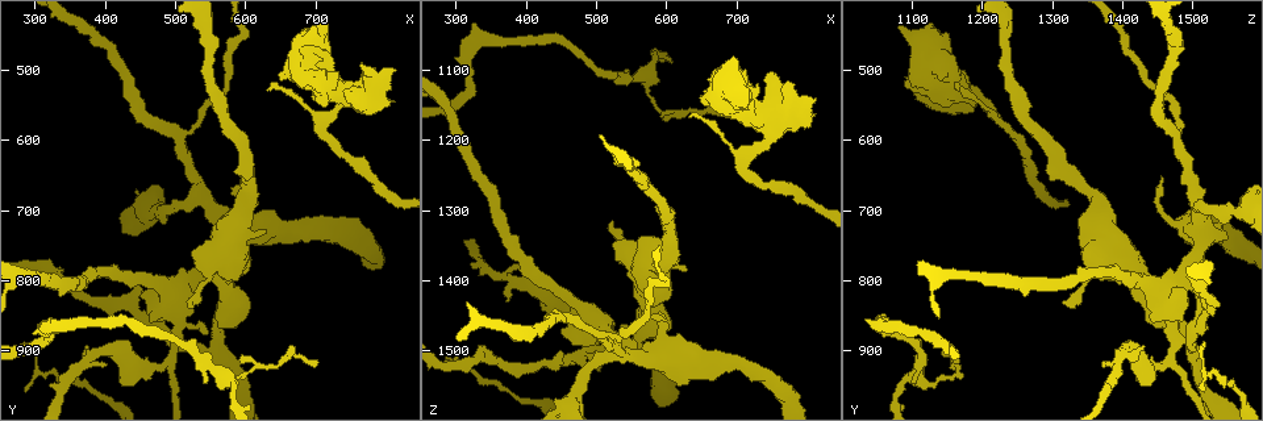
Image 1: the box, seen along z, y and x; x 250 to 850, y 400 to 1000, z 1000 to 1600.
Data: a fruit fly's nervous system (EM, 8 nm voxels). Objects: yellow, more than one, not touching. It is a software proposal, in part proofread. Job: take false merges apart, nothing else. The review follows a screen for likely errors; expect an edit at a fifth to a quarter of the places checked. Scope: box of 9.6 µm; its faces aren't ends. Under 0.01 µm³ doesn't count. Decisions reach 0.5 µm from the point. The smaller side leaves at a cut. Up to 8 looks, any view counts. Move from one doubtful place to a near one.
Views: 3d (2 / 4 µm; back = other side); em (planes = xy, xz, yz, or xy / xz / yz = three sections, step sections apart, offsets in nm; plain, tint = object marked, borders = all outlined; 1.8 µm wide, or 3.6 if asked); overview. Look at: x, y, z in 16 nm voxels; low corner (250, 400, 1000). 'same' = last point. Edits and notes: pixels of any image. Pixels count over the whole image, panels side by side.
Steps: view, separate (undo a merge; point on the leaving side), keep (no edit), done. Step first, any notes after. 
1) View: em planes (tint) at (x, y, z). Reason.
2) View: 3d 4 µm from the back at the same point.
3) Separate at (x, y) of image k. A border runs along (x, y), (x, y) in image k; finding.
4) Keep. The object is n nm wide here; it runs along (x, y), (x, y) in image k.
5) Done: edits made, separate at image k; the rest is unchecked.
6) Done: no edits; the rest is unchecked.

View: em 3.6 µm planes (plain) at (655, 730, 1515).

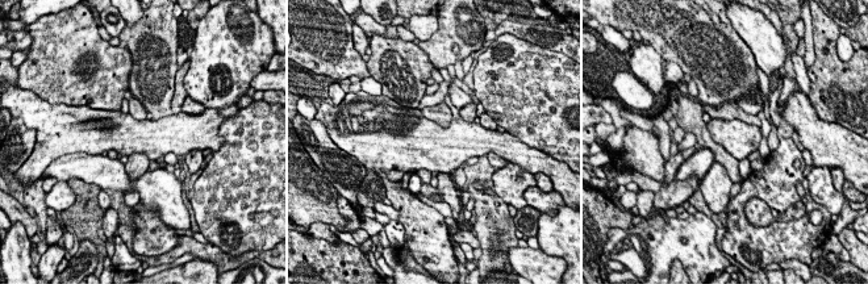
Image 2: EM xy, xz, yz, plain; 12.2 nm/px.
View: em 3.6 µm planes (tint) at the same point. With the object marked.

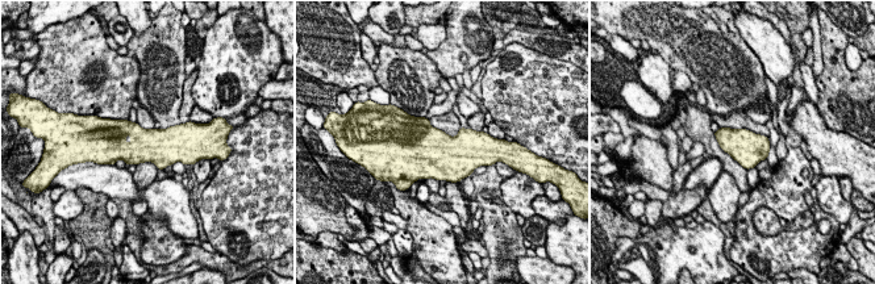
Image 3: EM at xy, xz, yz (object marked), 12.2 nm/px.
Keep. Continuous, no second neuron.

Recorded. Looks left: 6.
View: em xz step 4 (tint) at (535, 805, 1340). Calibre changes.

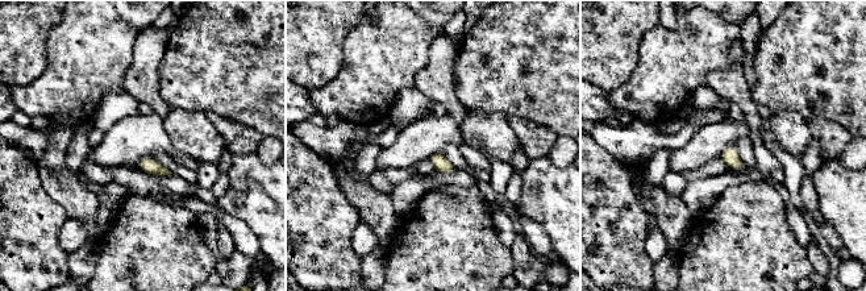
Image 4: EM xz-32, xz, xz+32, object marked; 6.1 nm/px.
View: em planes (tint) at the same point. Cut it another way.

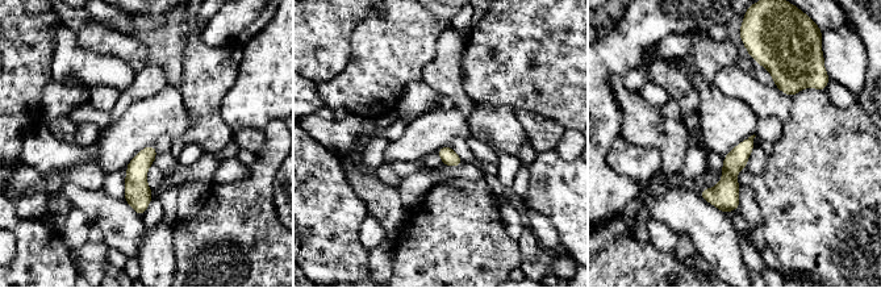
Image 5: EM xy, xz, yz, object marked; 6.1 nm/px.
Keep. The object is 100 nm wide here; all the same neuron.

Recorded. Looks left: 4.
View: 3d 4 µm at (745, 525, 1155).

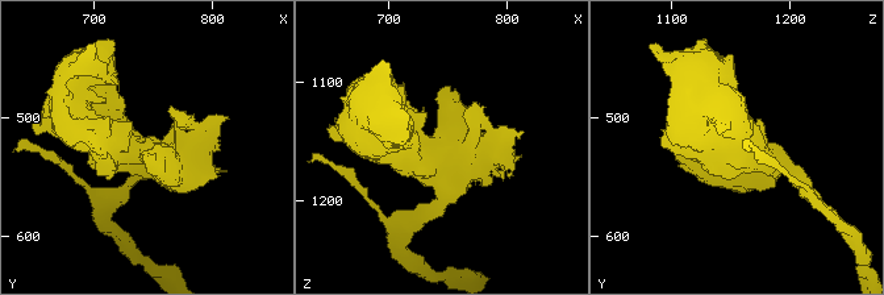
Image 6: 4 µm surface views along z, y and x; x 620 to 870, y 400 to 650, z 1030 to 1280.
View: em 3.6 µm yz step 4 (tint) at (746, 530, 1160).

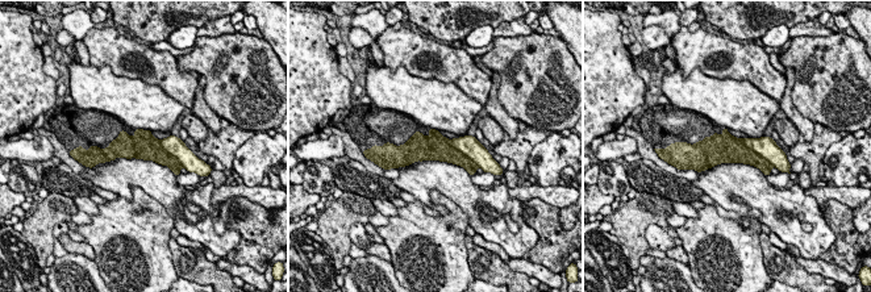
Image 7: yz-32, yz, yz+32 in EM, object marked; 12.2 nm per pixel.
Separate at (765, 146) of image 7. A border runs along (740, 138), (772, 165) in image 7; a second neuron is stuck on.

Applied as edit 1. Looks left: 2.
Done: edits made, separate at image 7; the rest is unchecked.

